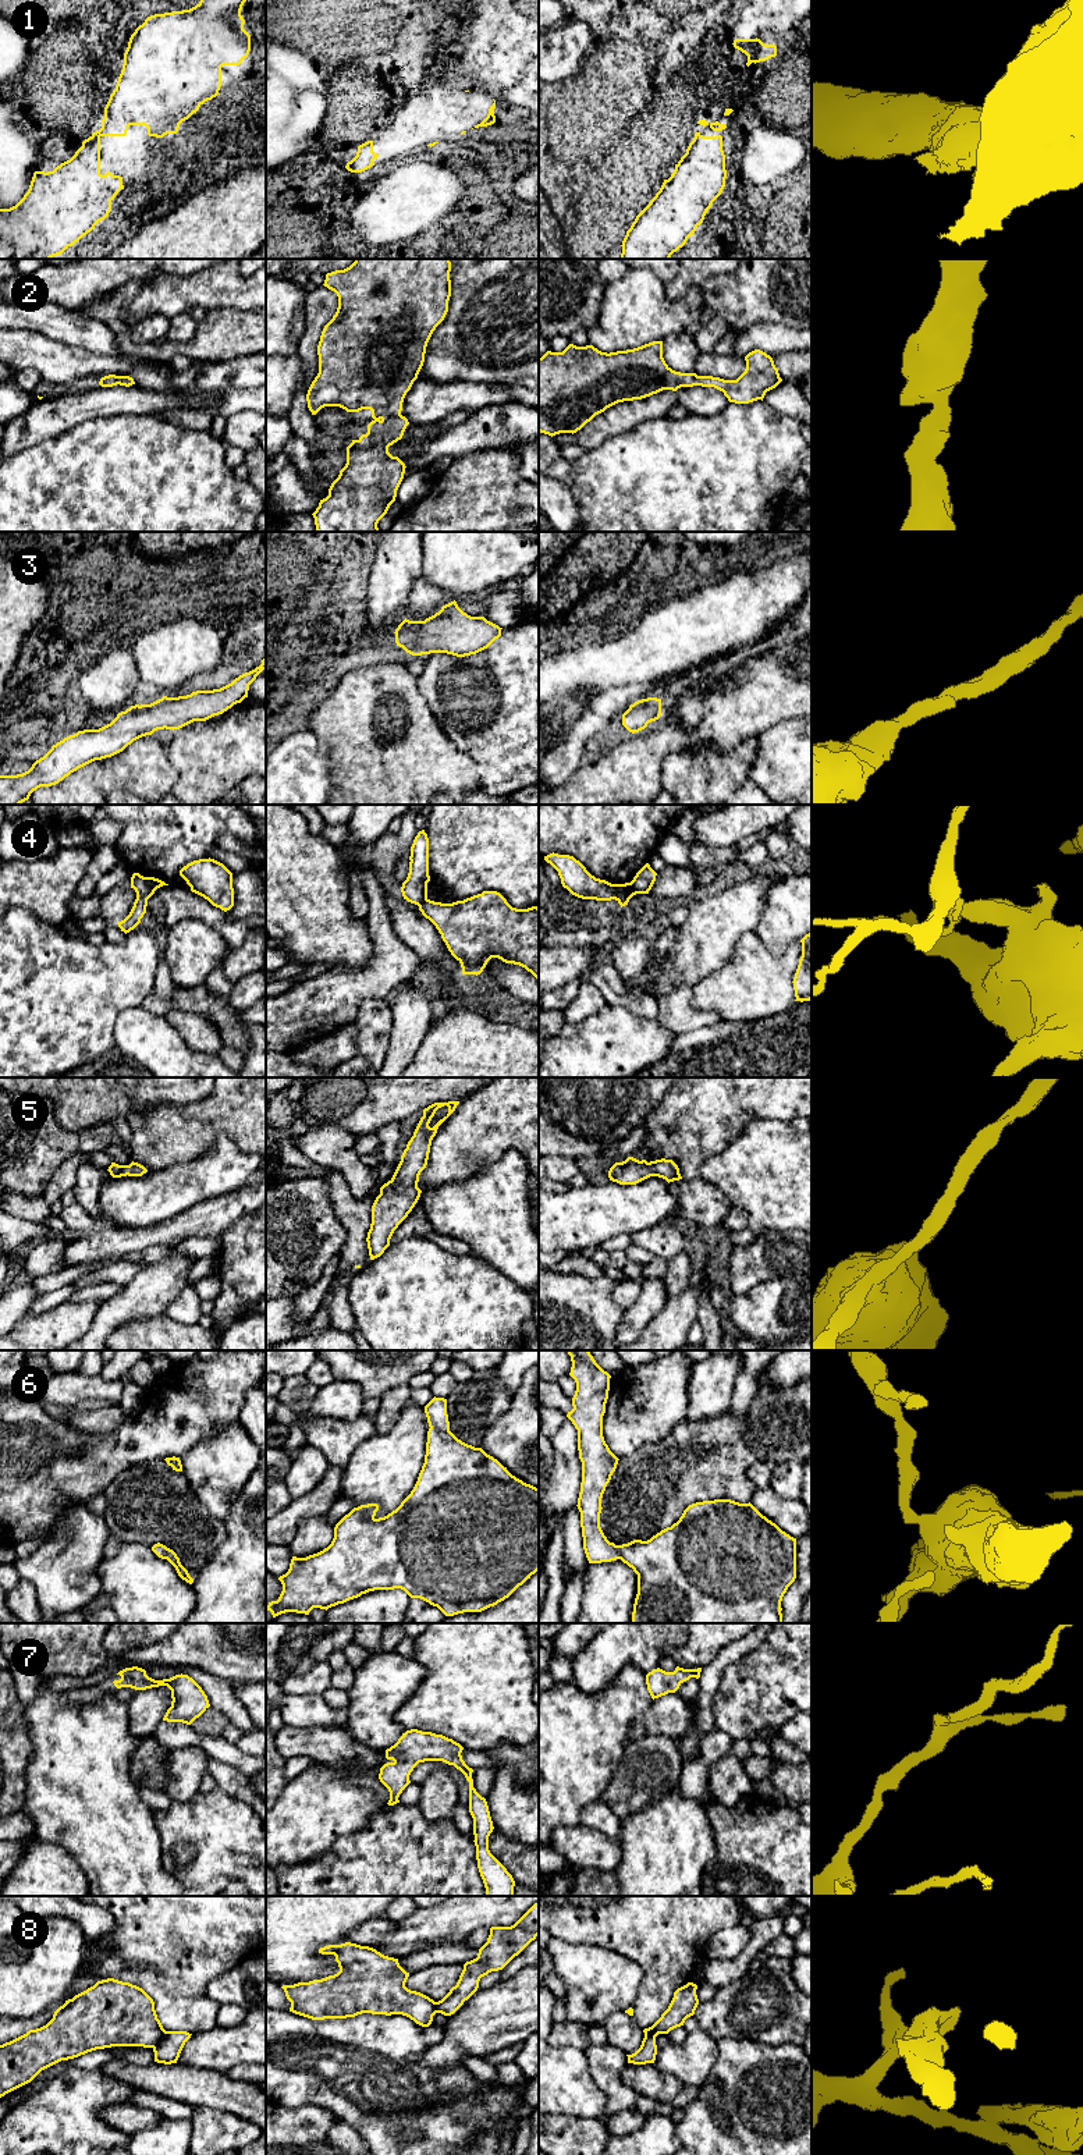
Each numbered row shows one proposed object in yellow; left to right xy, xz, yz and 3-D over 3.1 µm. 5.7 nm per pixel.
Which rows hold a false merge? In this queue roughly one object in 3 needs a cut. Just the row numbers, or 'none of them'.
4

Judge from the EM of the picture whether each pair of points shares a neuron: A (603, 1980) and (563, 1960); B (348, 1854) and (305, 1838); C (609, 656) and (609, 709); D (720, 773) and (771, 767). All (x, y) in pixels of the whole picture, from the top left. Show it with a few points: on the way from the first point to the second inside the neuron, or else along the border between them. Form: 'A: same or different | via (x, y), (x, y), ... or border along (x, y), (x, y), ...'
A: same | via (593, 1976), (572, 1963)
B: different | border along (359, 1831), (341, 1838), (327, 1852), (302, 1863)
C: different | border along (641, 682), (609, 687), (596, 696)
D: different | border along (757, 738), (749, 778), (762, 790)

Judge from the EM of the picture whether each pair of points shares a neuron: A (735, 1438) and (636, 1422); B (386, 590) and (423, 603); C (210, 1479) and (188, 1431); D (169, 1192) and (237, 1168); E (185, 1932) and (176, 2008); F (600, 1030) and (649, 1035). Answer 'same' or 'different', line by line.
A: different
B: different
C: different
D: same
E: same
F: same

